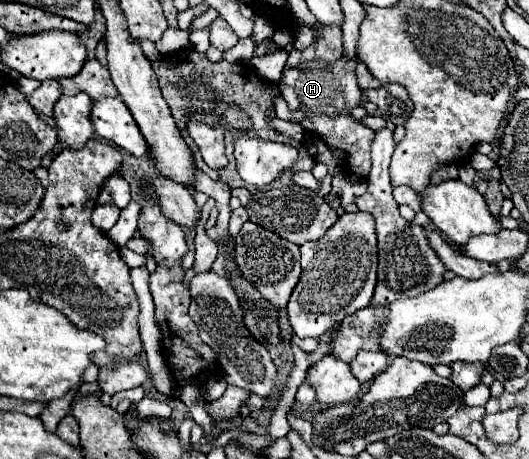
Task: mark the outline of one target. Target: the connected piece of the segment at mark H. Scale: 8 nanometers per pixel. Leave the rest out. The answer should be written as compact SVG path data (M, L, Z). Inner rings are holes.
M346 53L336 61L302 61L298 67L284 69L282 79L278 83L280 95L288 103L288 109L302 109L306 119L302 127L308 133L318 135L330 149L336 149L344 161L348 173L366 177L370 173L370 145L374 139L374 131L368 129L362 121L354 119L350 111L354 109L354 101L362 99L362 91L356 83L354 69L358 65L356 57L348 57Z

